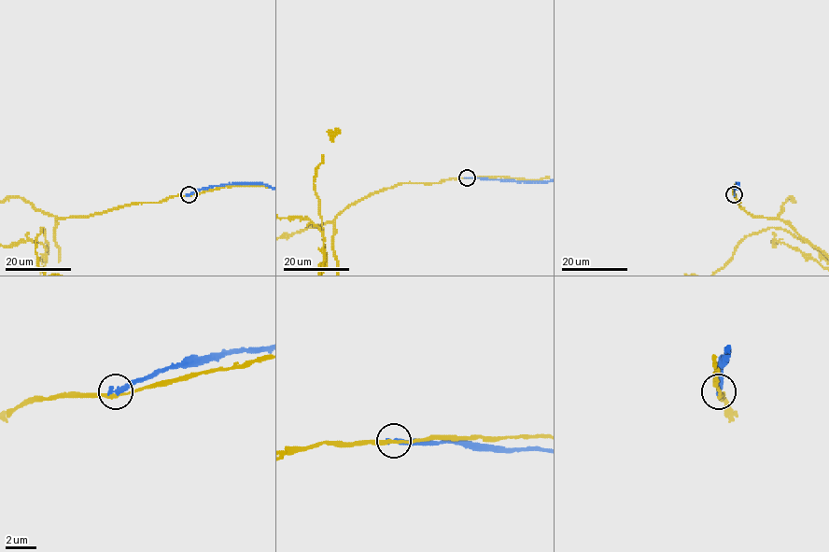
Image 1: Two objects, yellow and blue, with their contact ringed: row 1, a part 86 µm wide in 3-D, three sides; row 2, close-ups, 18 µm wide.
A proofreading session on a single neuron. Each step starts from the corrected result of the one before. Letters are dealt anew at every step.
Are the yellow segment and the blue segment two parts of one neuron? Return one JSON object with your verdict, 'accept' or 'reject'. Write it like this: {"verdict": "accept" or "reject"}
{"verdict": "reject"}

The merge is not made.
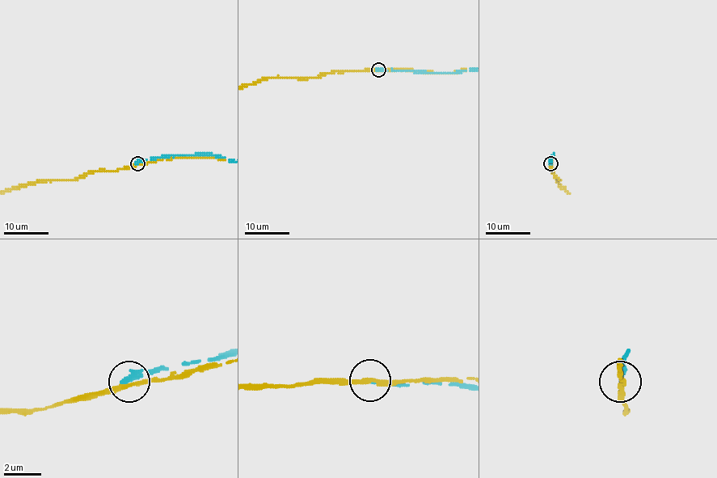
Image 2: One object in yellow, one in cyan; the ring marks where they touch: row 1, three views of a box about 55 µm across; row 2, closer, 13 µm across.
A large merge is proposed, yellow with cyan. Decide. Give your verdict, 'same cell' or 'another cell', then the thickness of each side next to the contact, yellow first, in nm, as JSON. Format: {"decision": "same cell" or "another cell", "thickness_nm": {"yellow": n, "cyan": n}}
{"decision": "another cell", "thickness_nm": {"yellow": 240, "cyan": 280}}

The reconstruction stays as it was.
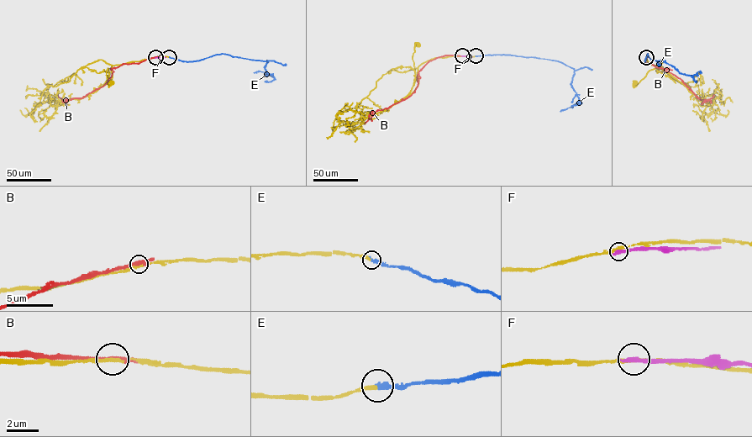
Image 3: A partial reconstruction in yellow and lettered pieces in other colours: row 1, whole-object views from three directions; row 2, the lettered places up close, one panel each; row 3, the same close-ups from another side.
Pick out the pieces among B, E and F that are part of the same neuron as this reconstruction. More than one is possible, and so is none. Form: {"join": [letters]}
{"join": ["E"]}

